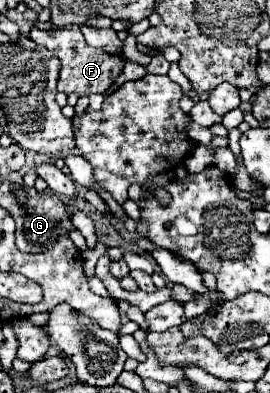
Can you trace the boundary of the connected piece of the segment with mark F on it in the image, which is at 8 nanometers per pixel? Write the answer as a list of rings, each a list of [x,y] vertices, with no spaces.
[[[32,28],[28,36],[36,44],[48,48],[48,50],[60,58],[62,68],[60,68],[60,78],[58,78],[58,92],[64,92],[64,94],[78,94],[78,96],[88,96],[92,92],[100,92],[102,94],[102,92],[108,90],[108,86],[116,80],[116,76],[124,68],[122,58],[88,46],[80,30],[62,28],[46,32],[46,30]]]

